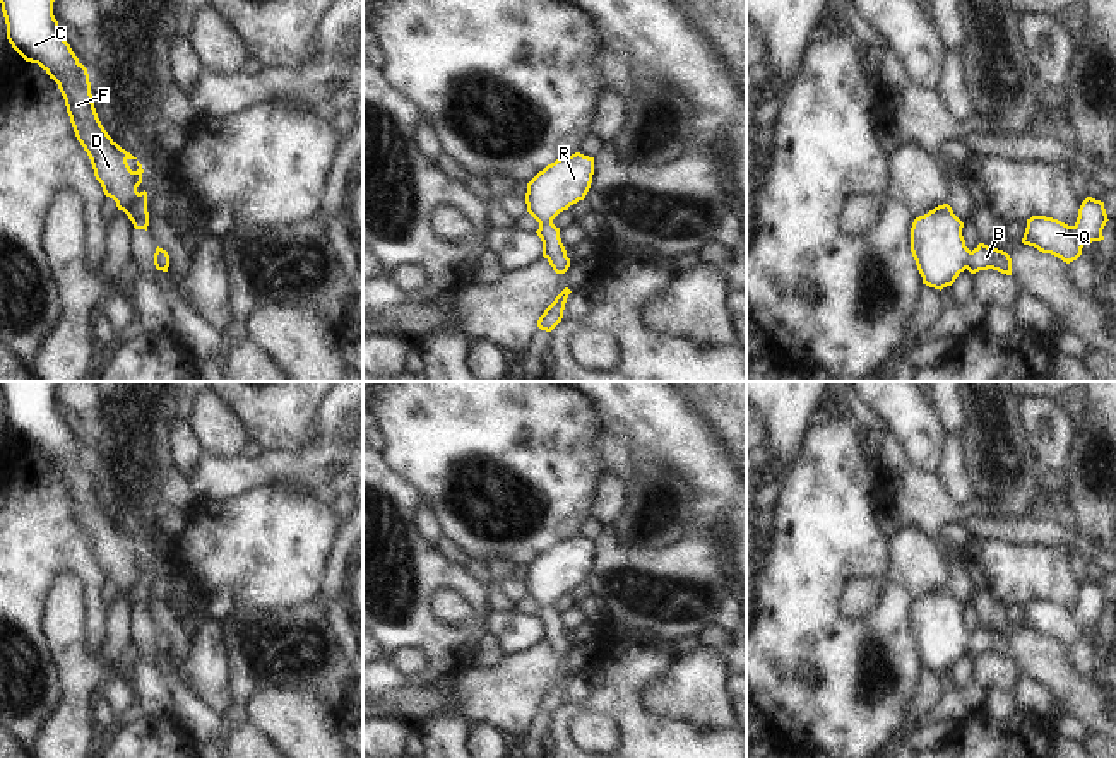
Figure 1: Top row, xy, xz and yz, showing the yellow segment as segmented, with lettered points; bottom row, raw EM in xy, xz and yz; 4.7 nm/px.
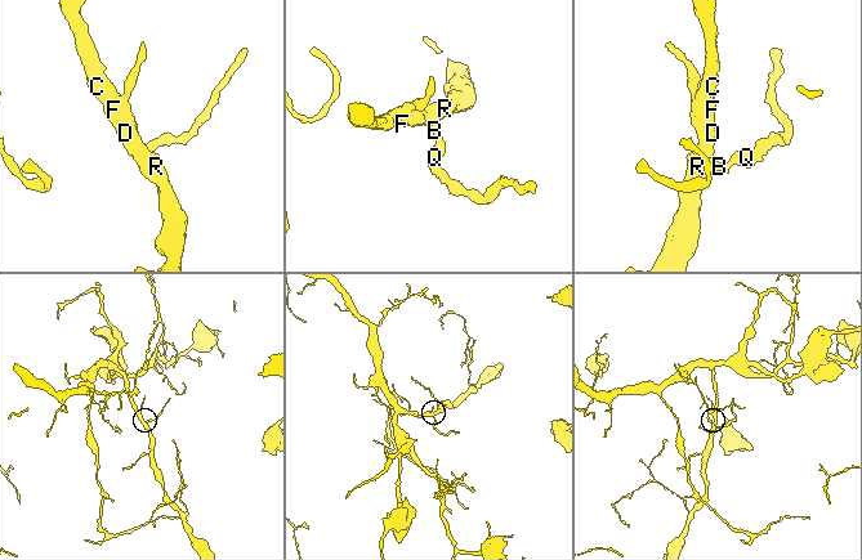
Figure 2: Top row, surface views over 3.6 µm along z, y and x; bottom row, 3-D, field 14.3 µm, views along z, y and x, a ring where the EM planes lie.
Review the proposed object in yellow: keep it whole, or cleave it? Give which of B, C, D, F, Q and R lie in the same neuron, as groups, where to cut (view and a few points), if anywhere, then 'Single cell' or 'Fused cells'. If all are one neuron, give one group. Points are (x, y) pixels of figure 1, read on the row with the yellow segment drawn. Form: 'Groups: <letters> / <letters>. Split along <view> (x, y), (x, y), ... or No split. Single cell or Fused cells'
Groups: B C D F Q R. No split. Single cell

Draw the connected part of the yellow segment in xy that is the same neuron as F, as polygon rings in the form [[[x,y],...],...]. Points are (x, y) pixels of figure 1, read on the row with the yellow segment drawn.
[[[0,0],[7,39],[26,62],[38,63],[58,84],[75,137],[87,152],[104,195],[116,202],[135,229],[147,231],[147,192],[137,192],[142,183],[142,164],[101,125],[87,68],[58,31],[53,2]]]

